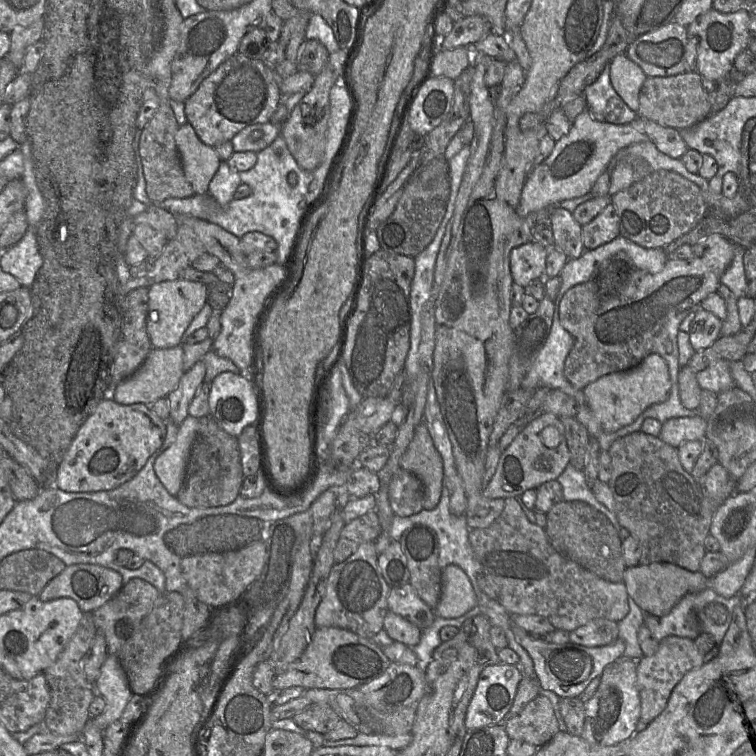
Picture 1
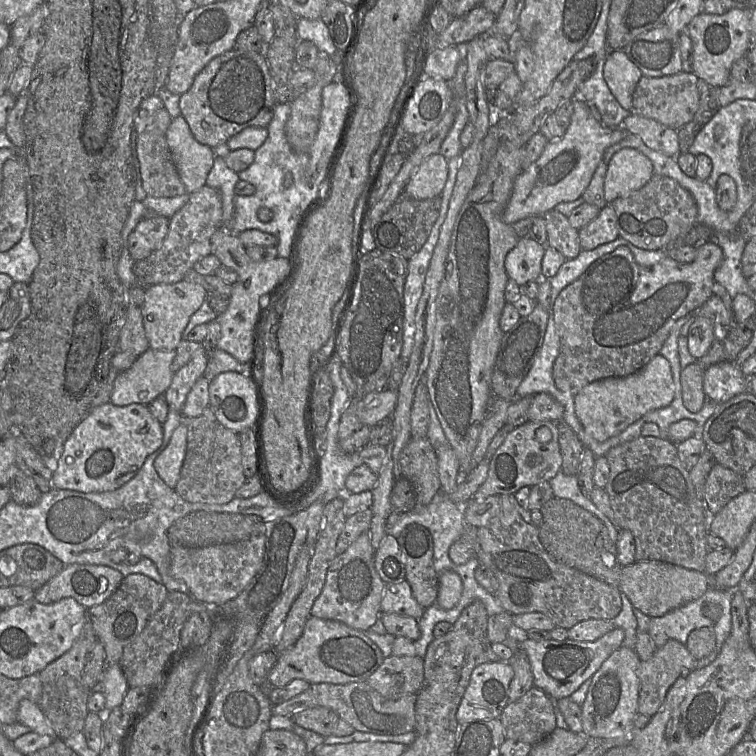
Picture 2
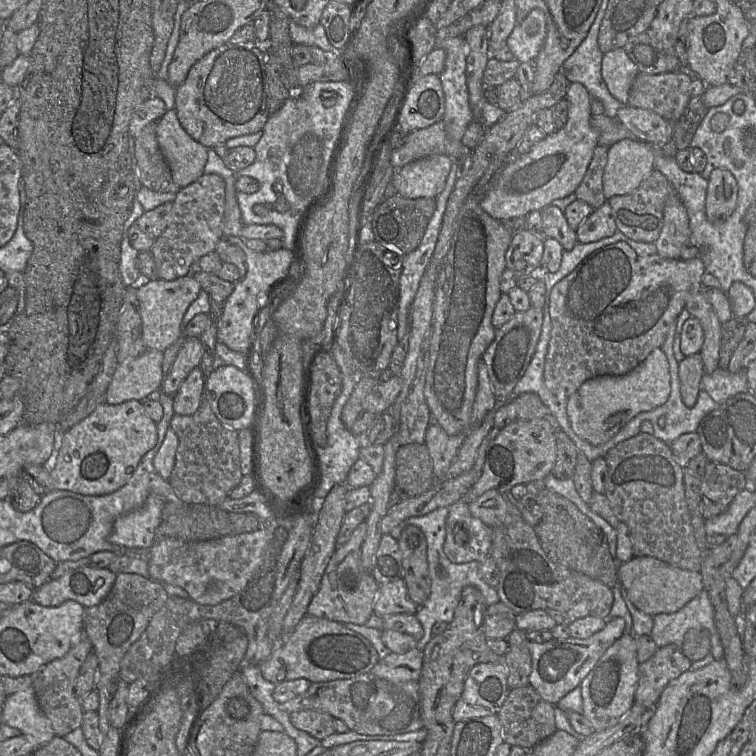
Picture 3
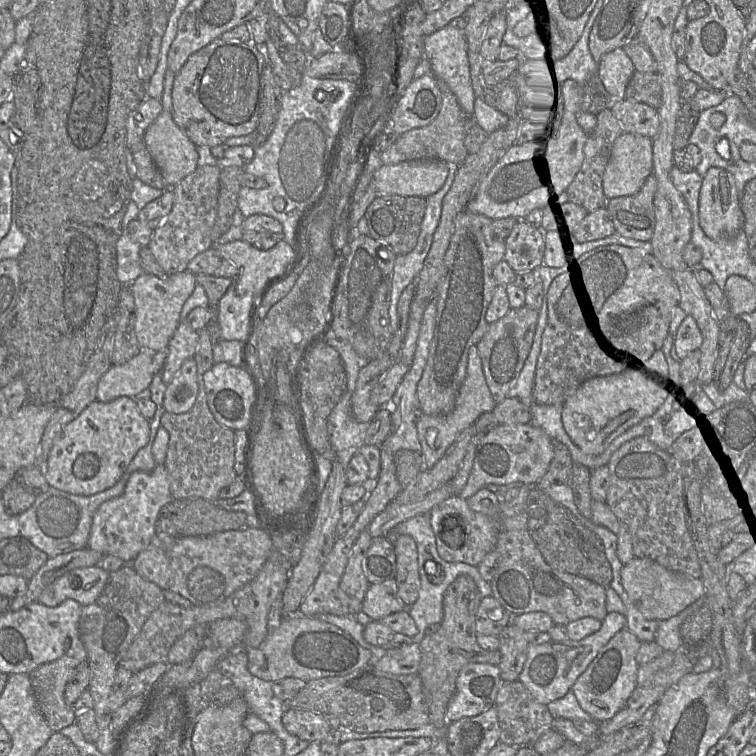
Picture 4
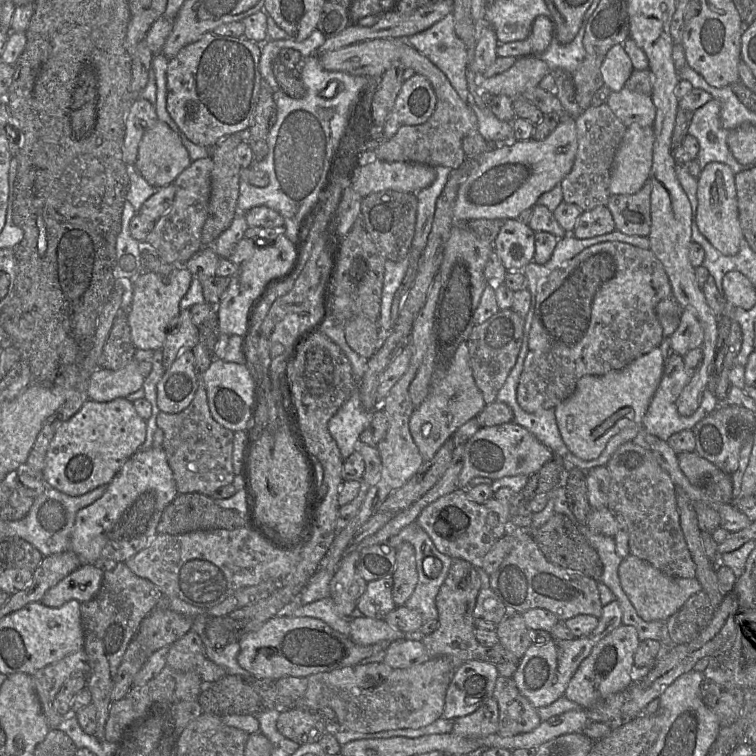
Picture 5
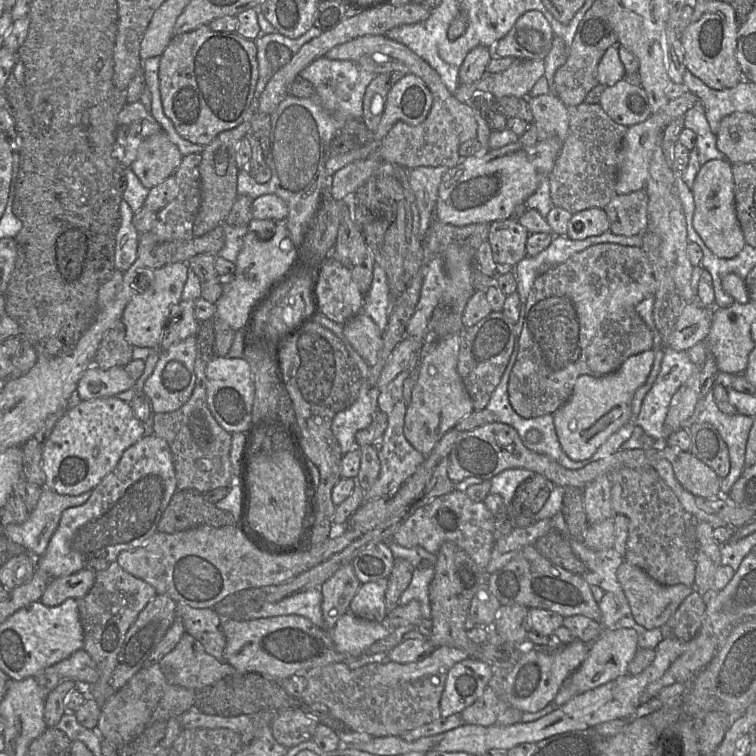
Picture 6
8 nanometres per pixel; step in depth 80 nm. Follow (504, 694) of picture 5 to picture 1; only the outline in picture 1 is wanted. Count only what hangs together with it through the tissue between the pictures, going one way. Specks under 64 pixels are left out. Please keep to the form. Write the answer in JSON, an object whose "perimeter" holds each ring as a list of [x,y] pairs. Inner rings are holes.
{"perimeter":[[[541,695],[530,701],[519,714],[504,721],[503,726],[510,739],[523,740],[538,748],[560,731],[550,701]]]}

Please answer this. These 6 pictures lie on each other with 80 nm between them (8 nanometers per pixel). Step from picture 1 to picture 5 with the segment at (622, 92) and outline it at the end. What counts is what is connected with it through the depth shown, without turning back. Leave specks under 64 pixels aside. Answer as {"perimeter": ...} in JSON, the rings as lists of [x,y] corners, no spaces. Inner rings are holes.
{"perimeter":[[[622,44],[614,45],[607,52],[600,67],[603,83],[612,92],[618,92],[625,87],[633,70],[631,59]]]}

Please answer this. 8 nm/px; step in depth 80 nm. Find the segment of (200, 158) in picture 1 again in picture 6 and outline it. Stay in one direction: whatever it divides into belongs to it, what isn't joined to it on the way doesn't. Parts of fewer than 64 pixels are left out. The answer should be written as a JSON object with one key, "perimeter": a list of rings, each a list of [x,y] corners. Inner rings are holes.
{"perimeter":[[[165,132],[148,137],[140,145],[130,169],[148,189],[175,175],[184,155]]]}

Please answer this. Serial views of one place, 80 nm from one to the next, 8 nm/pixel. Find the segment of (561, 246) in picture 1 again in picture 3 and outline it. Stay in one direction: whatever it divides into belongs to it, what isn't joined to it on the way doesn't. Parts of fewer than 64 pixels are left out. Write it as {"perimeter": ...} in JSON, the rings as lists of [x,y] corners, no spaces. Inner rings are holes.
{"perimeter":[[[548,205],[541,210],[542,229],[546,238],[557,240],[565,251],[578,243],[576,231],[572,229],[562,210]]]}

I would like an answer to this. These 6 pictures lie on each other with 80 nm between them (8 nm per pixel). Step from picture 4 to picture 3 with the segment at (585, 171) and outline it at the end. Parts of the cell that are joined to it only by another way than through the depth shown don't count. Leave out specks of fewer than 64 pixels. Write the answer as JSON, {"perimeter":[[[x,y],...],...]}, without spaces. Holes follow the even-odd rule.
{"perimeter":[[[598,145],[594,149],[593,157],[585,176],[574,192],[577,200],[588,203],[594,210],[606,202],[603,195],[603,174],[607,164],[609,148],[604,145]]]}

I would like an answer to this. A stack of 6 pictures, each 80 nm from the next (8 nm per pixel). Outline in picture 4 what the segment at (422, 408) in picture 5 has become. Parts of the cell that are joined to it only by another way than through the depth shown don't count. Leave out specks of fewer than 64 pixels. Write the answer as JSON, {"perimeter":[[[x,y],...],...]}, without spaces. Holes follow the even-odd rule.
{"perimeter":[[[472,347],[469,351],[467,374],[459,389],[453,411],[447,415],[423,414],[417,422],[418,438],[425,469],[433,467],[455,442],[459,434],[474,425],[479,416],[486,412],[492,412],[496,404],[484,376],[481,358],[476,347]]]}

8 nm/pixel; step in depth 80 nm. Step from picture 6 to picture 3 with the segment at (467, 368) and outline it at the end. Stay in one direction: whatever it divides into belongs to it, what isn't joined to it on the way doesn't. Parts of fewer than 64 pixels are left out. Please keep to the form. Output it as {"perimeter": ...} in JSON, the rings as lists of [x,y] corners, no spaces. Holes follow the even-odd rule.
{"perimeter":[[[530,307],[526,311],[515,312],[502,326],[495,330],[495,337],[482,358],[487,366],[491,386],[499,404],[512,399],[513,389],[524,375],[538,344],[543,323],[543,310]]]}

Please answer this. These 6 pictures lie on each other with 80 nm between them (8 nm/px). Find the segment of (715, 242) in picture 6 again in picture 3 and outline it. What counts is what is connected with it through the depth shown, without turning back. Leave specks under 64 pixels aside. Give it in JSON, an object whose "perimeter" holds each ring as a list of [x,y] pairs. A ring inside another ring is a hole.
{"perimeter":[[[715,169],[708,179],[705,210],[711,223],[722,223],[735,210],[738,186],[735,178],[727,170]]]}

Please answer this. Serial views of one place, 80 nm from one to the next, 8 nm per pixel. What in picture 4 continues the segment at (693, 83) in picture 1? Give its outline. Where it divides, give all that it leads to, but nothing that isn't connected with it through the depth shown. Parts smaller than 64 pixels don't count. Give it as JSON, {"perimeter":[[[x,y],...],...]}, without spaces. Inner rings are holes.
{"perimeter":[[[635,71],[626,88],[626,99],[659,109],[662,104],[661,77],[656,73]]]}

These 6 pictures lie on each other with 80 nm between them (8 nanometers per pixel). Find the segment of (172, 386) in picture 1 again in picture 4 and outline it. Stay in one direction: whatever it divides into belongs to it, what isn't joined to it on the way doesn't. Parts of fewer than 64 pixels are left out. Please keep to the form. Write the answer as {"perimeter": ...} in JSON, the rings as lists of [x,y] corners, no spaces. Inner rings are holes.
{"perimeter":[[[142,349],[128,362],[110,367],[99,380],[96,400],[108,403],[121,396],[134,397],[149,389],[155,375],[149,371],[155,352],[158,351]]]}

